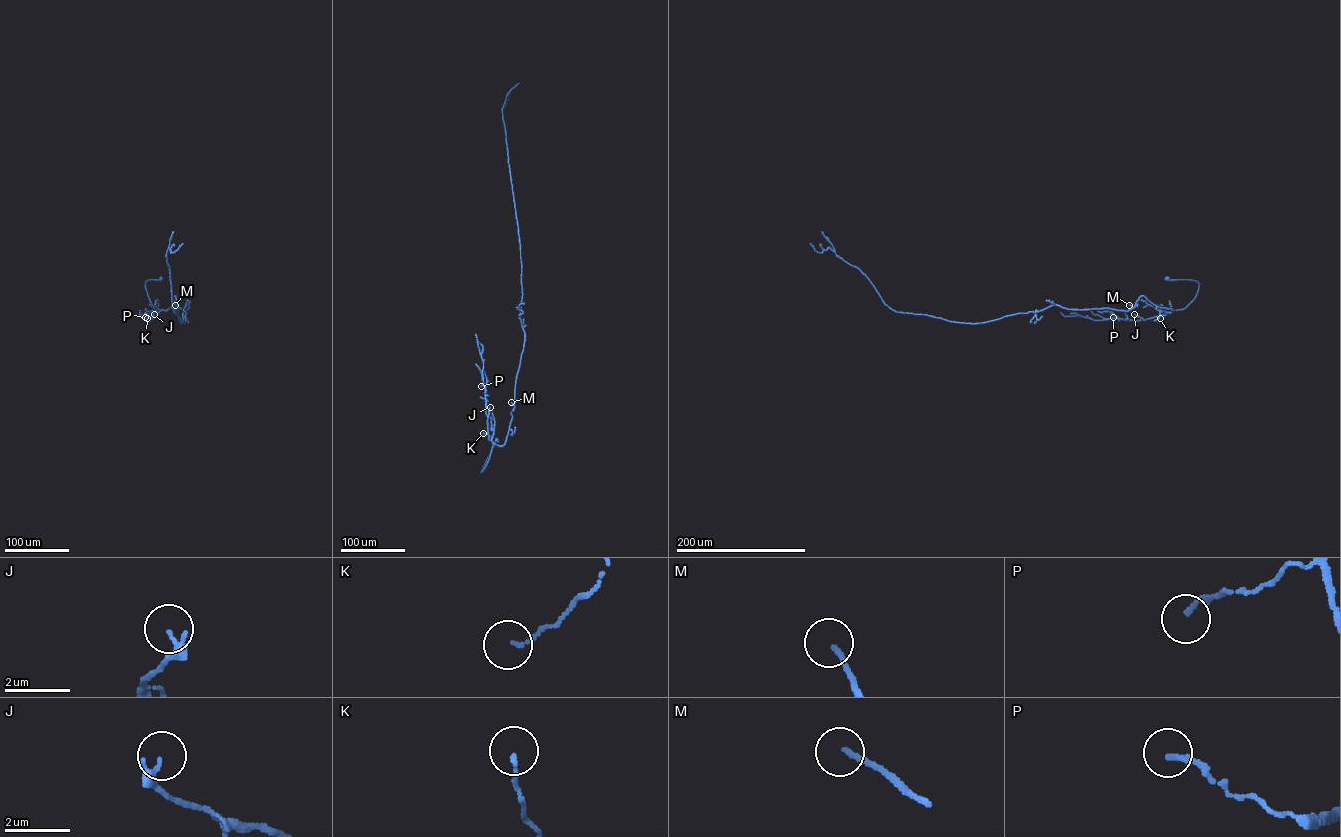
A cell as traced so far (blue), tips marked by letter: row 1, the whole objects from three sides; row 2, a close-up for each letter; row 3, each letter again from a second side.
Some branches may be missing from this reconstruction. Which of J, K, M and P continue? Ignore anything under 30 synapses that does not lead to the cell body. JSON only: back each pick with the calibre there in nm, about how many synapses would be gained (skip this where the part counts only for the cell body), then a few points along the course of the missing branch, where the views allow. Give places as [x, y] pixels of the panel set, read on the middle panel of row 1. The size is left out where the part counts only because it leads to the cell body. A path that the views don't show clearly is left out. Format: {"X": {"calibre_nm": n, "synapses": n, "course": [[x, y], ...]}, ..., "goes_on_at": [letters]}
{"M": {"calibre_nm": 140, "synapses": 30, "course": [[511, 402], [513, 389], [516, 399]]}, "goes_on_at": ["M"]}

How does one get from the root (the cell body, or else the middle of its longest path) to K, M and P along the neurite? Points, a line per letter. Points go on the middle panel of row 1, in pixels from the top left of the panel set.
K: (496, 440), (481, 472), (494, 445), (488, 434), (483, 433)
M: (496, 440), (481, 472), (494, 444), (505, 443), (515, 407), (511, 402)
P: (496, 440), (481, 472), (494, 445), (488, 439), (485, 389), (481, 386)

